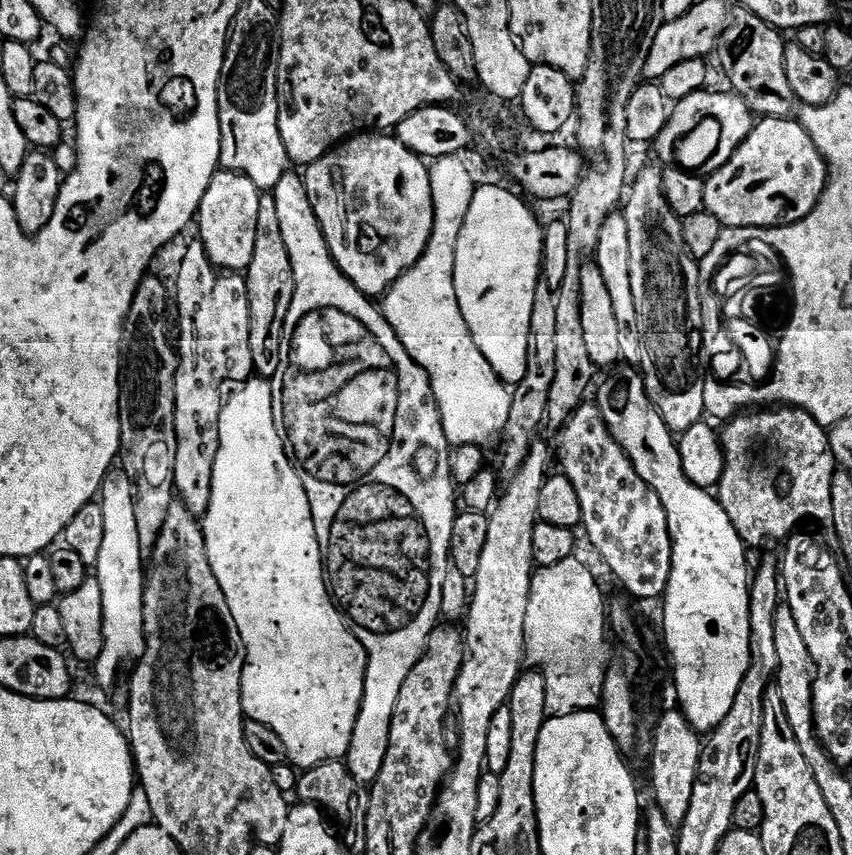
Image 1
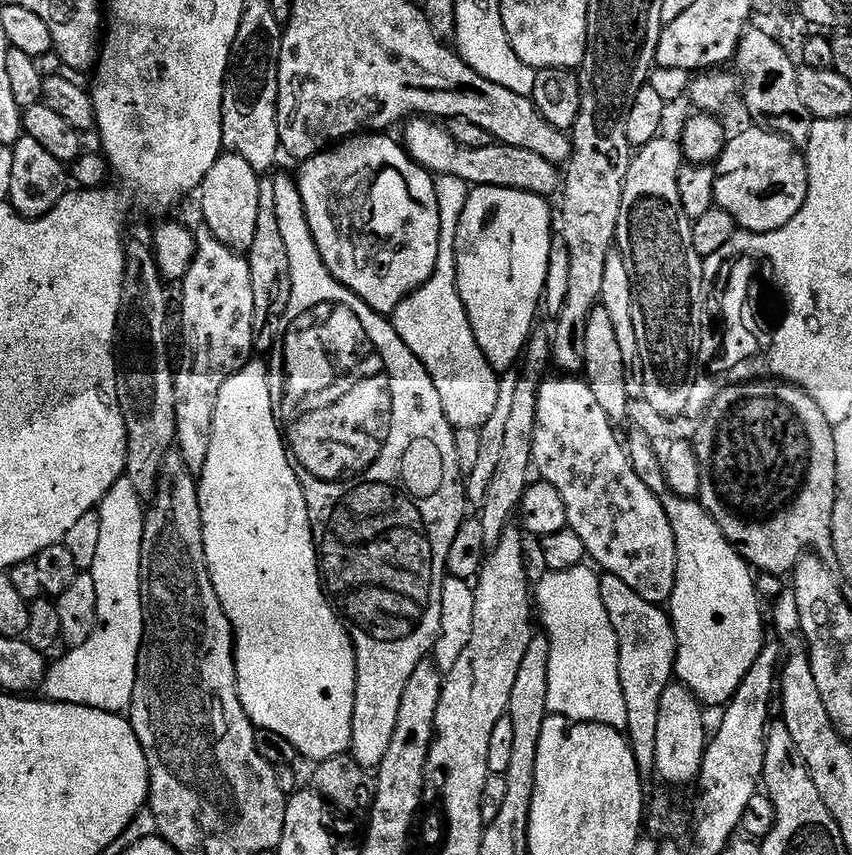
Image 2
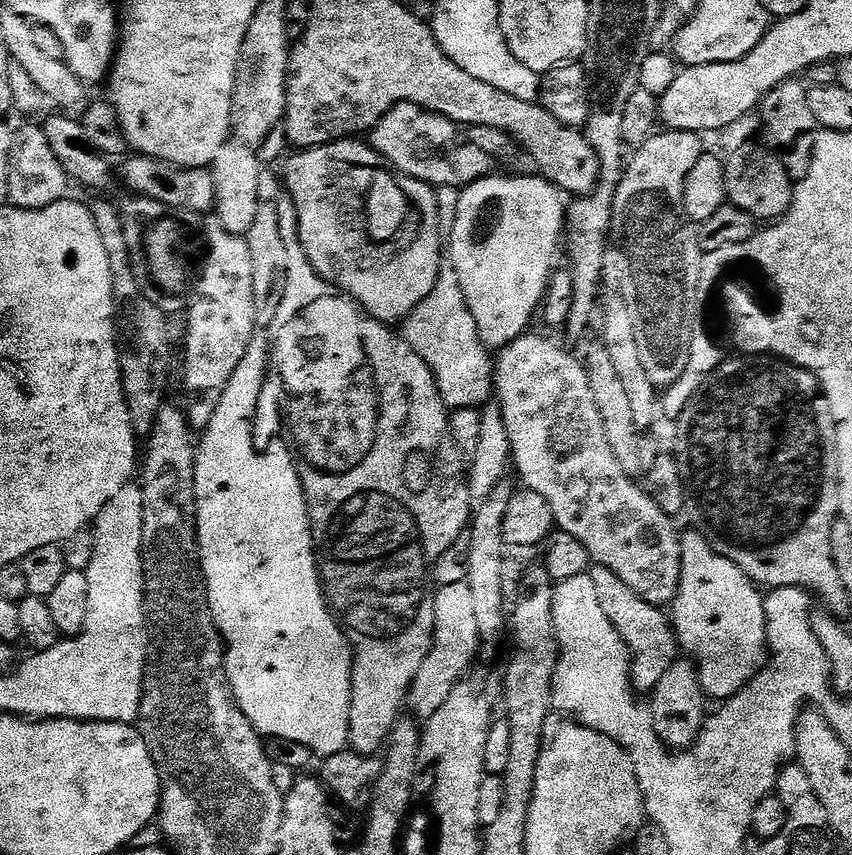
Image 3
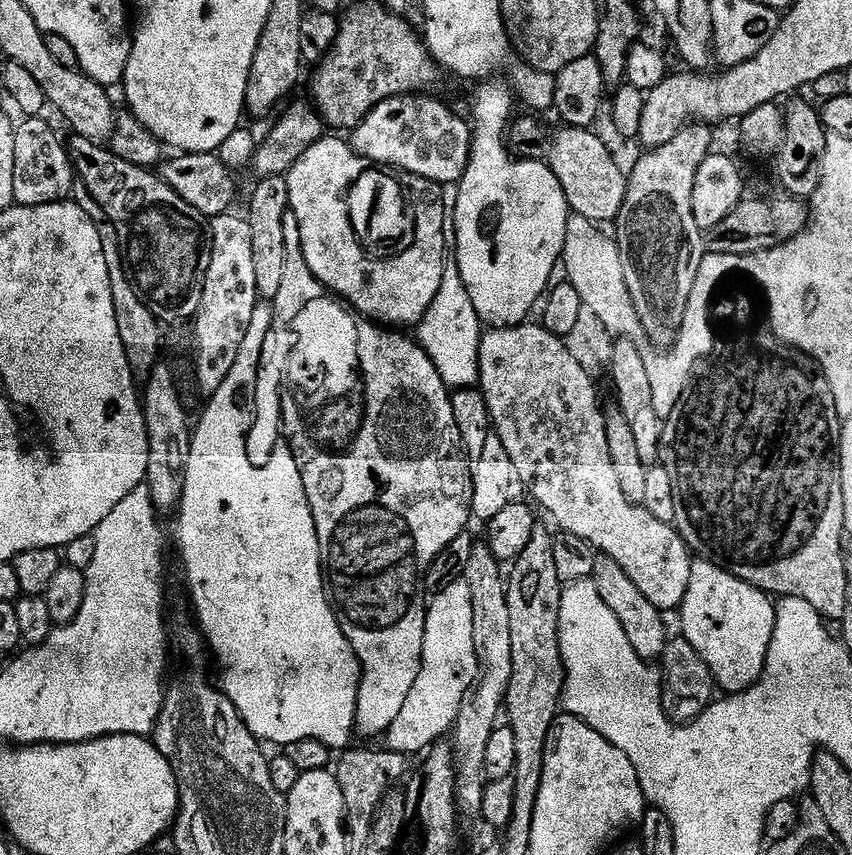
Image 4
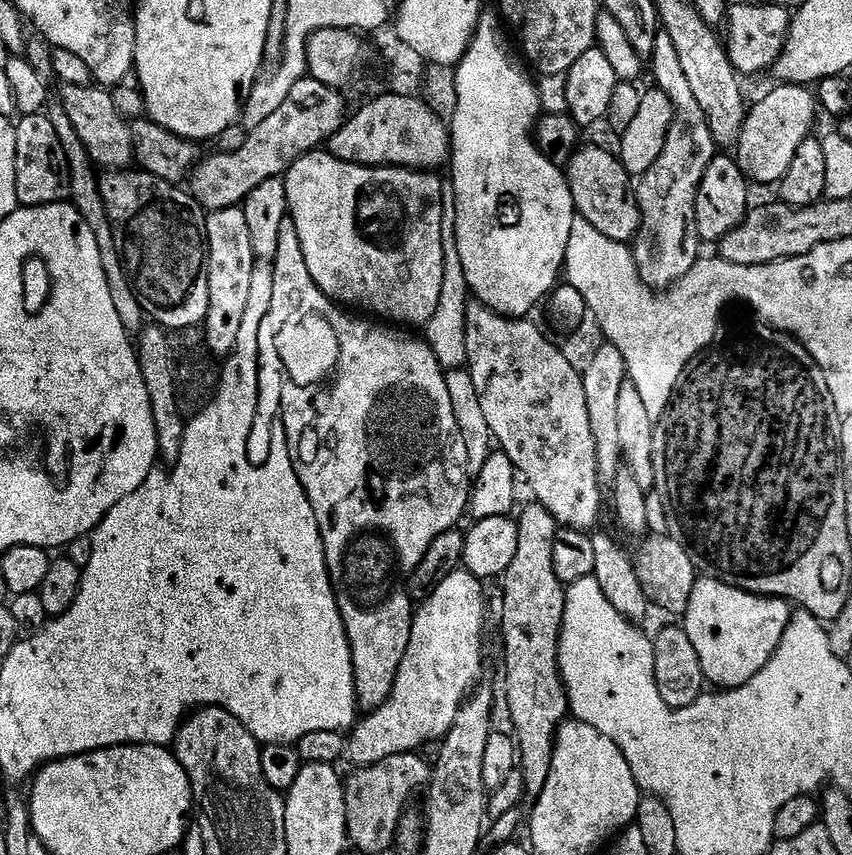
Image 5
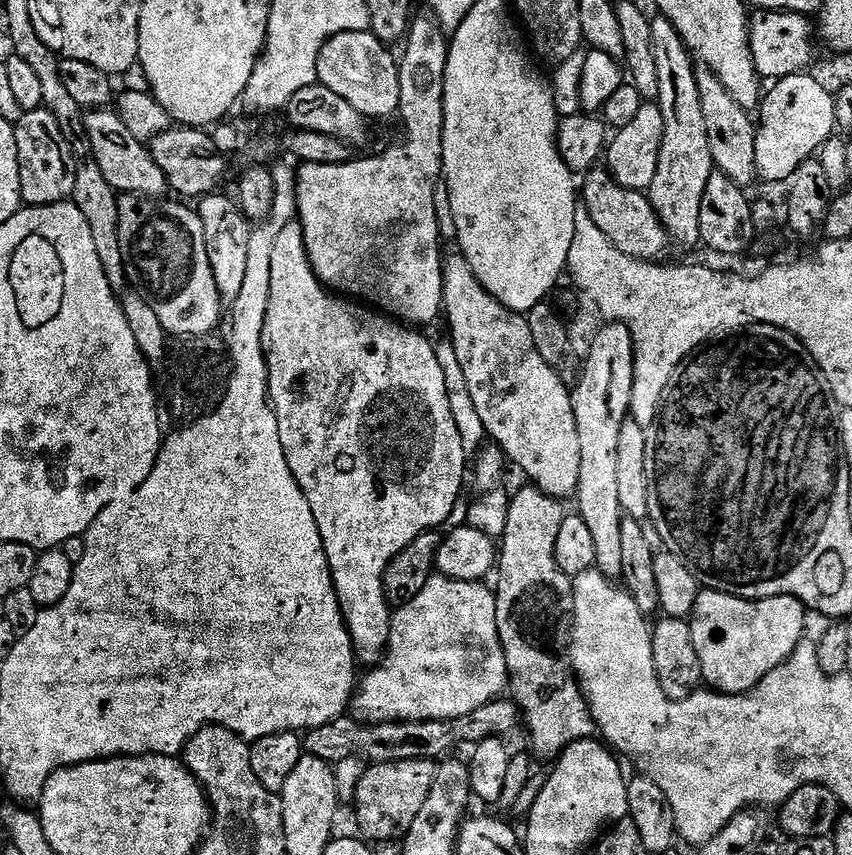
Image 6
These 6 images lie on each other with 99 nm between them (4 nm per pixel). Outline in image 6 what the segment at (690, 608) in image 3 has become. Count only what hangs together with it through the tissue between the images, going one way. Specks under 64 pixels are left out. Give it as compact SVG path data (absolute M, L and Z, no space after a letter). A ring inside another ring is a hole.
M719 590L701 591L699 598L690 617L692 625L692 637L694 638L694 650L698 650L698 662L702 666L702 674L704 675L703 683L709 689L715 690L721 694L739 694L748 692L751 688L756 688L758 682L762 682L762 678L766 678L766 674L770 674L770 670L774 670L778 666L782 666L790 658L790 654L794 654L794 650L805 639L804 636L804 615L806 609L800 600L796 600L792 596L778 596L774 598L766 598L765 600L743 600L741 596L731 596L729 592Z

